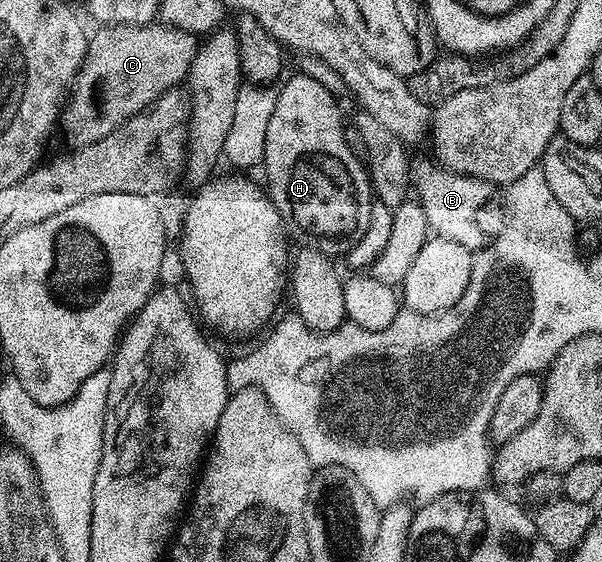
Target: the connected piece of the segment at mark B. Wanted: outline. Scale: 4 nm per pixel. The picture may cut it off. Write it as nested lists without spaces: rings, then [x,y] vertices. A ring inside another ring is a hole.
[[[422,160],[413,165],[412,188],[416,193],[416,199],[424,210],[424,218],[428,218],[428,226],[434,236],[456,242],[467,248],[472,253],[484,247],[488,242],[488,236],[482,233],[478,225],[478,215],[482,207],[490,200],[490,195],[496,192],[495,185],[480,178],[462,176],[459,172],[450,172],[447,168]],[[430,163],[430,164],[429,164]]]

